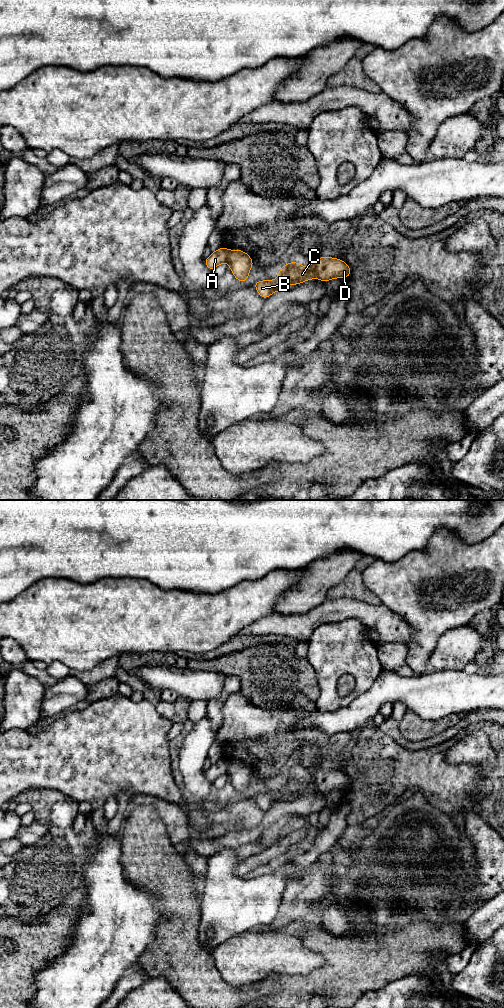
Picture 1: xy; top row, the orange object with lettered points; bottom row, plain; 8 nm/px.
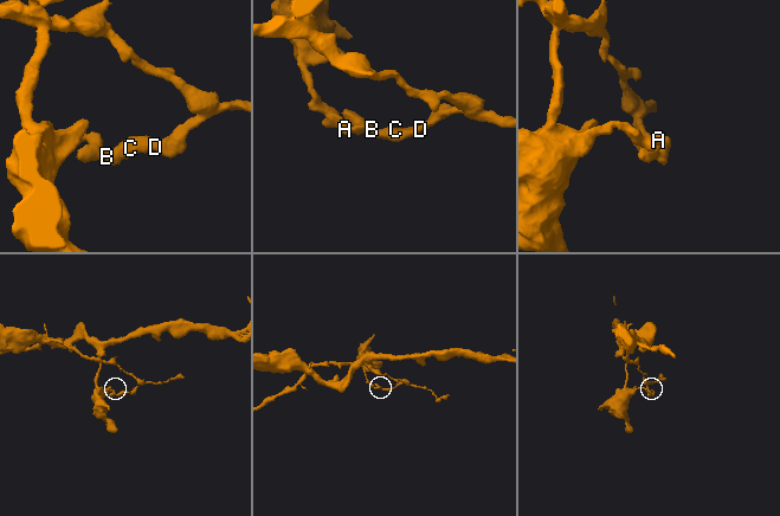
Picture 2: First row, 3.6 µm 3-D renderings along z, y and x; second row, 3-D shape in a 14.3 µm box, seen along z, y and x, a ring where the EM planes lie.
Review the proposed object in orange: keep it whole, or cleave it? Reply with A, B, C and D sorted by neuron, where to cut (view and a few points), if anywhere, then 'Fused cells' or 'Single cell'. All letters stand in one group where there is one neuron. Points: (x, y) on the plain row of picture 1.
Groups: A / B C D. Split along xy (228, 763), (228, 770), (226, 772). Fused cells

